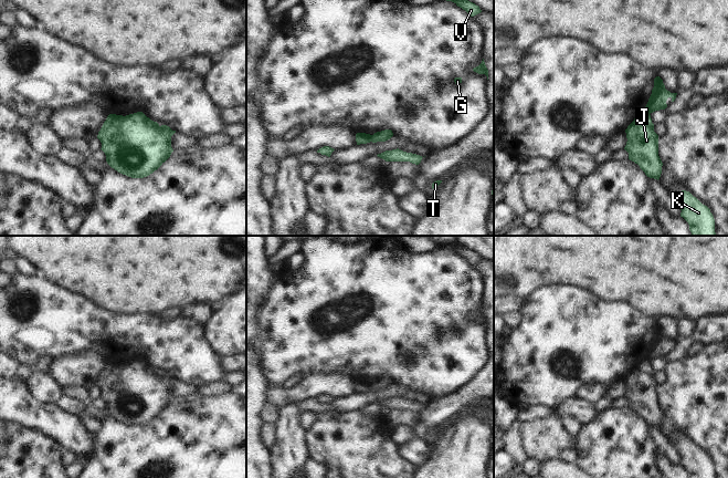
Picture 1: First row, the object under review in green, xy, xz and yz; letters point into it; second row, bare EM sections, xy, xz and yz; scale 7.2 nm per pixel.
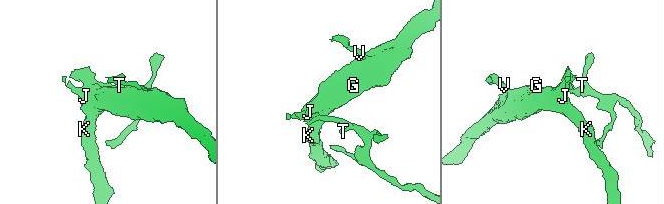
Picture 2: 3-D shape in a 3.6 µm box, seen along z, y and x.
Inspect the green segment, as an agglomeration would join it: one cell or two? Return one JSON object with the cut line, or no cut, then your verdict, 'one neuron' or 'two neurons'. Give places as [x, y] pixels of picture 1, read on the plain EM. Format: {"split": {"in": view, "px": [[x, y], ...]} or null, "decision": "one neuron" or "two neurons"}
{"split": {"in": "yz", "px": [[649, 361], [641, 362]]}, "decision": "two neurons"}

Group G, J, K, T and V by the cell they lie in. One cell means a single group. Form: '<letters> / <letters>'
G J K V / T

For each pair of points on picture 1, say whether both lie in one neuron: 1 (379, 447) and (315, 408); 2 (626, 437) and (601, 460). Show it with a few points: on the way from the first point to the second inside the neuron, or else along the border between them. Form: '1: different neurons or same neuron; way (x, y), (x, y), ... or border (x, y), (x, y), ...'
1: different neurons; border (331, 411), (325, 411), (317, 415)
2: same neuron; way (619, 439), (608, 448), (607, 453)

